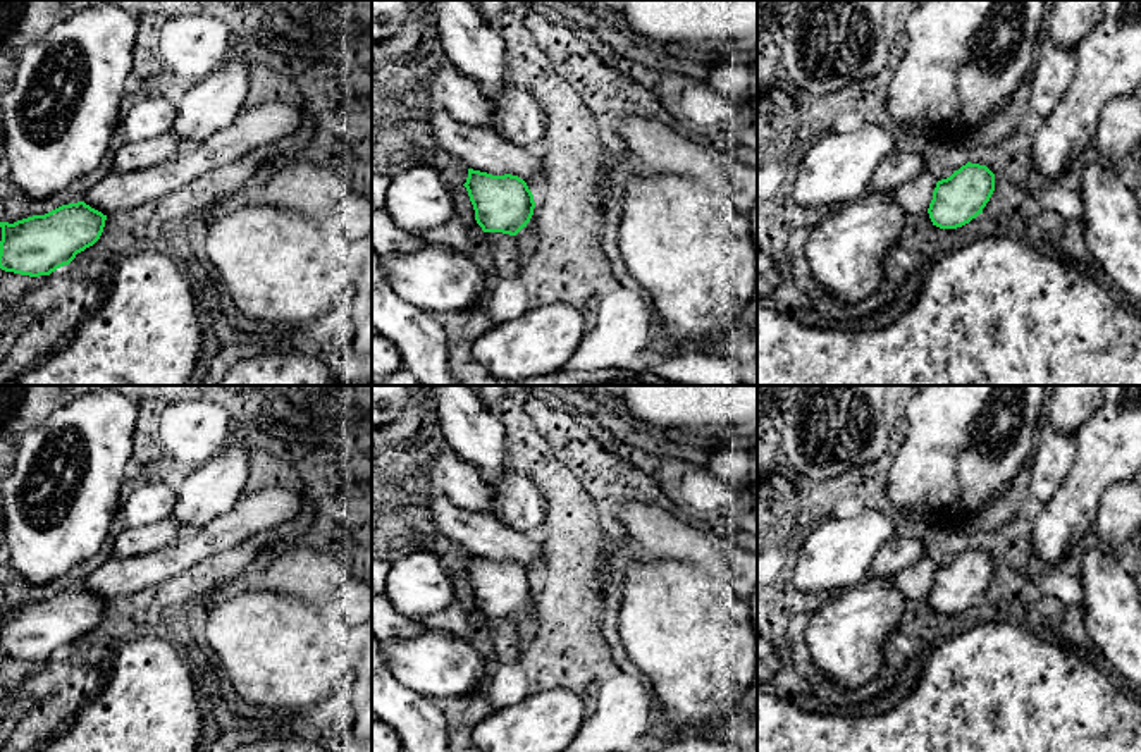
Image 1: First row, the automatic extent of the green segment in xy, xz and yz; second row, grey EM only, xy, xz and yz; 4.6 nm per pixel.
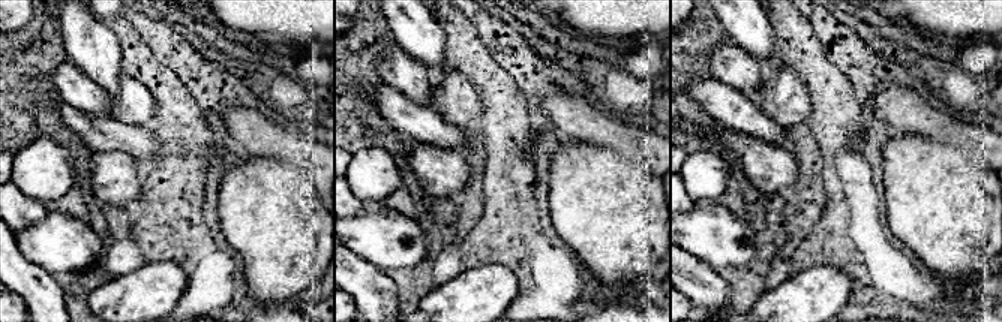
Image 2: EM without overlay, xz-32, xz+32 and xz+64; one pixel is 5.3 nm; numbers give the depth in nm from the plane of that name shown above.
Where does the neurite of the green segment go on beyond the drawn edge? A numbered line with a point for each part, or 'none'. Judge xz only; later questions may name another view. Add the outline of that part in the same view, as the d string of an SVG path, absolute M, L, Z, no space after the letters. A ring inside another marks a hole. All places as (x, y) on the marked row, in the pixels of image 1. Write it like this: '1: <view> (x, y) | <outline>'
1: xz (481, 148) | M435 105L429 126L439 145L468 169L492 176L511 174L523 181L546 181L546 165L537 148L513 145L490 127L461 124Z

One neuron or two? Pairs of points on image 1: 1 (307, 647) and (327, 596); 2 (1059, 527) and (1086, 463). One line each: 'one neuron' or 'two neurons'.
1: two neurons
2: one neuron

